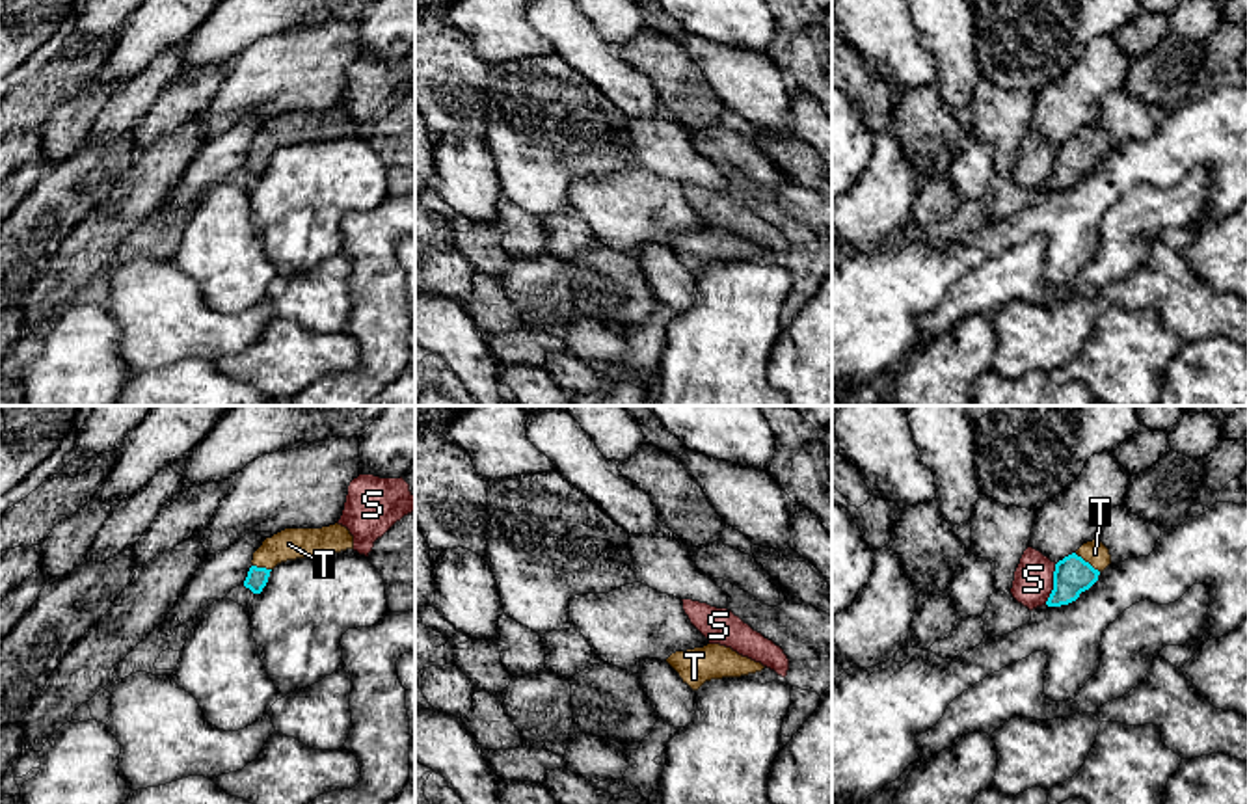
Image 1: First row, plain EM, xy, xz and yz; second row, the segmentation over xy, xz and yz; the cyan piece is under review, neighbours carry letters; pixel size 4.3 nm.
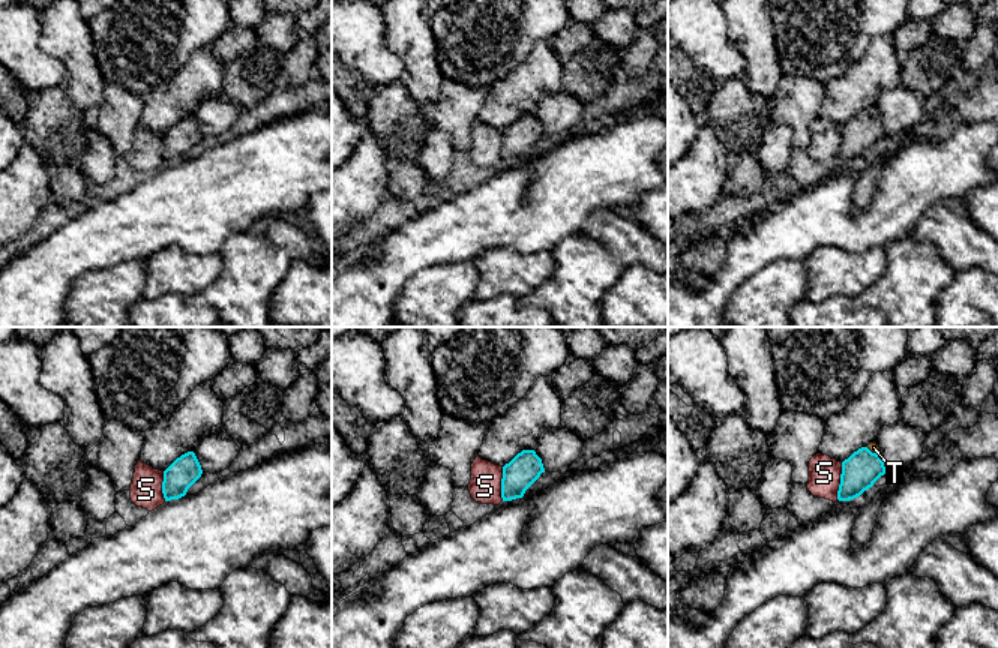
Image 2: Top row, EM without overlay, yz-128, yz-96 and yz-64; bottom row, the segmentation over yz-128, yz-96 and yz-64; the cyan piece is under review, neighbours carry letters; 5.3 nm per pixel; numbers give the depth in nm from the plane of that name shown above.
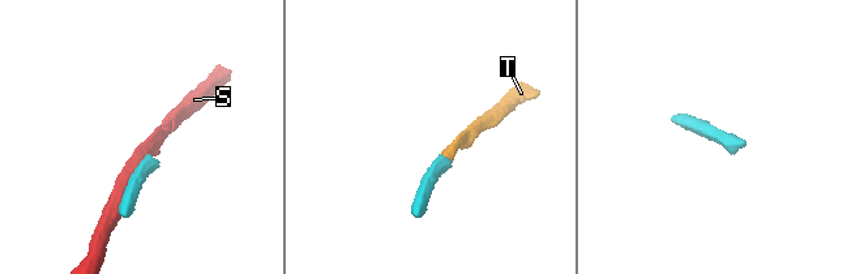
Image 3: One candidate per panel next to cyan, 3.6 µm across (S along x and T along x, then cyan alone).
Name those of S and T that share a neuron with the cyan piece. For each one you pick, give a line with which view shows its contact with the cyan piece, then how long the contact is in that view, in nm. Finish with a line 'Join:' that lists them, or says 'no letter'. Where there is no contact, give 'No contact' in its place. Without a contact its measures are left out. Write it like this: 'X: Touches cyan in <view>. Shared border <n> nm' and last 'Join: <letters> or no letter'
T: Touches cyan in yz. Shared border 140 nm
Join: T

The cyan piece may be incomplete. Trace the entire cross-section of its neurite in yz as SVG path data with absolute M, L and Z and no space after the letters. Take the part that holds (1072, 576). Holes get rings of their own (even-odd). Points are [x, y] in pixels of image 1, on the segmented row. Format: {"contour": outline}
{"contour": "M1094 538L1083 543L1076 553L1055 564L1053 590L1046 601L1048 607L1061 607L1076 601L1089 590L1098 575L1111 564L1109 549Z"}

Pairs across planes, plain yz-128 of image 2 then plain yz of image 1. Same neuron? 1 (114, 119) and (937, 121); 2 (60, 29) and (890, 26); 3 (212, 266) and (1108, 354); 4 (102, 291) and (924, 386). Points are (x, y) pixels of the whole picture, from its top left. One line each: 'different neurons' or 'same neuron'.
1: different neurons
2: different neurons
3: different neurons
4: same neuron

